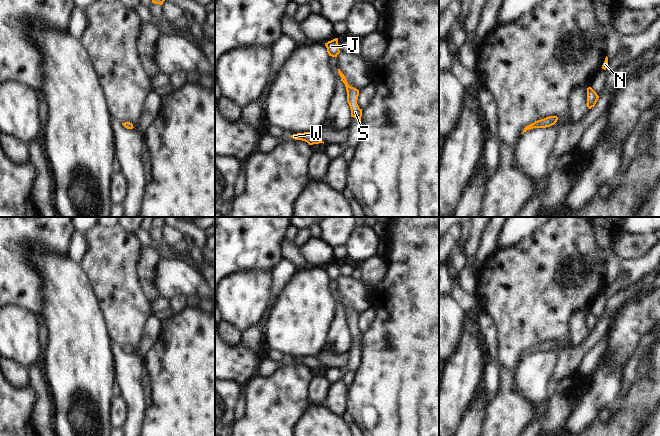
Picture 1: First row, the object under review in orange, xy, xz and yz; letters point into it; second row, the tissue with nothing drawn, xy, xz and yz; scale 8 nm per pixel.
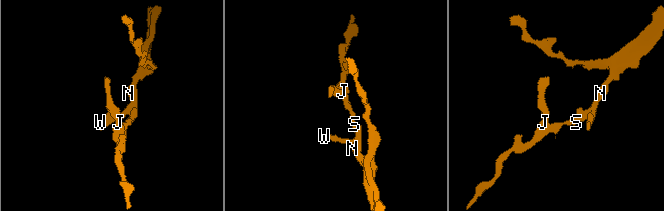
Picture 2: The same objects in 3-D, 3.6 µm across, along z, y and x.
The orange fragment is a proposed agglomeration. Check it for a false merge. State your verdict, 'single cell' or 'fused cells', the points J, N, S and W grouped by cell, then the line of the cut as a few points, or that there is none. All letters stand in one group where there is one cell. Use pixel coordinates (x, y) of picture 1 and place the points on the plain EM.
single cell; J N S W; no cut

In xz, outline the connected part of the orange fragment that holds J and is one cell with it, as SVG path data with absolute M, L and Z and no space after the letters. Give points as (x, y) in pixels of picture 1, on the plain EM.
M338 262L328 265L327 267L325 267L325 270L327 272L329 280L337 281L337 279L340 277Z

